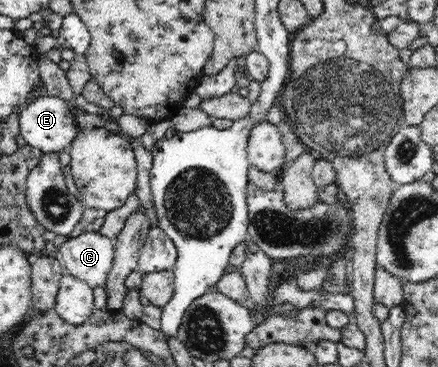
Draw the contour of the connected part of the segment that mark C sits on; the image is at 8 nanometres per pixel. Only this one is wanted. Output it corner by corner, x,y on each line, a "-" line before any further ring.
84,232
66,240
58,257
64,273
85,281
91,288
103,287
113,266
114,239
100,232

